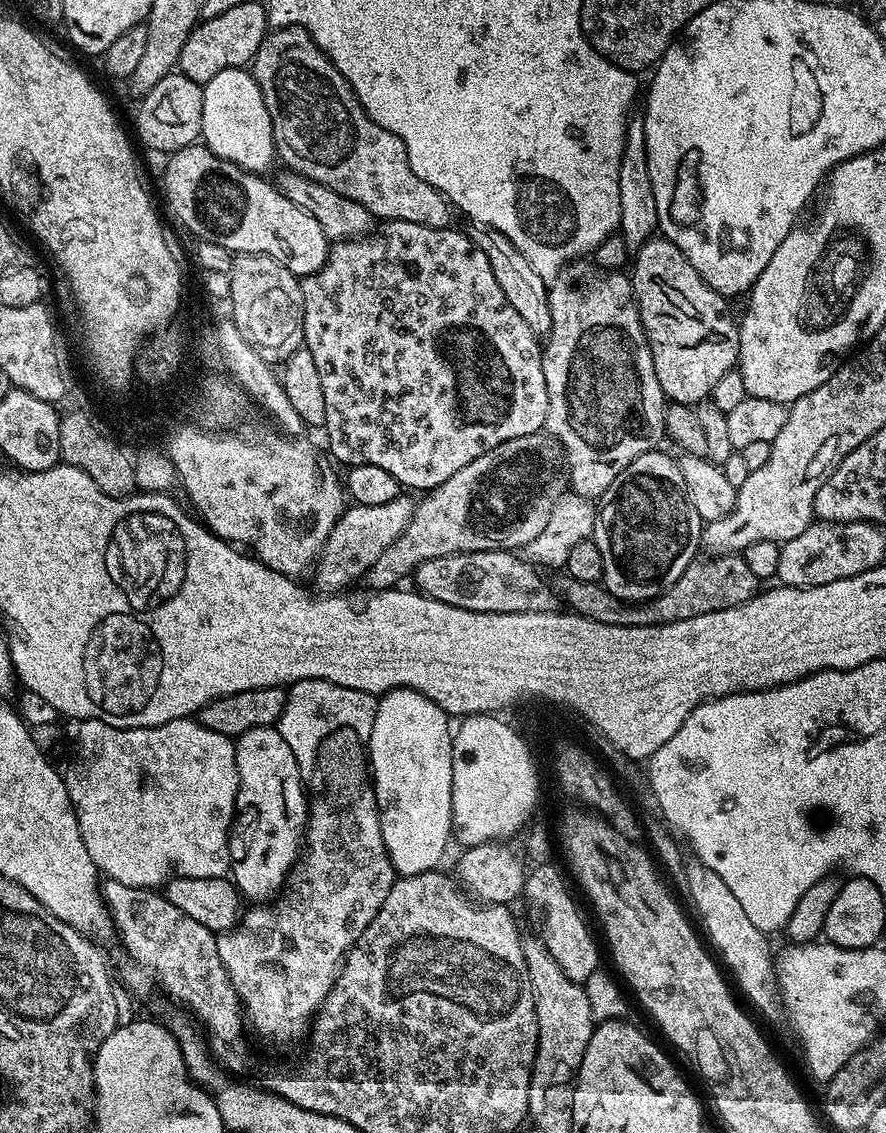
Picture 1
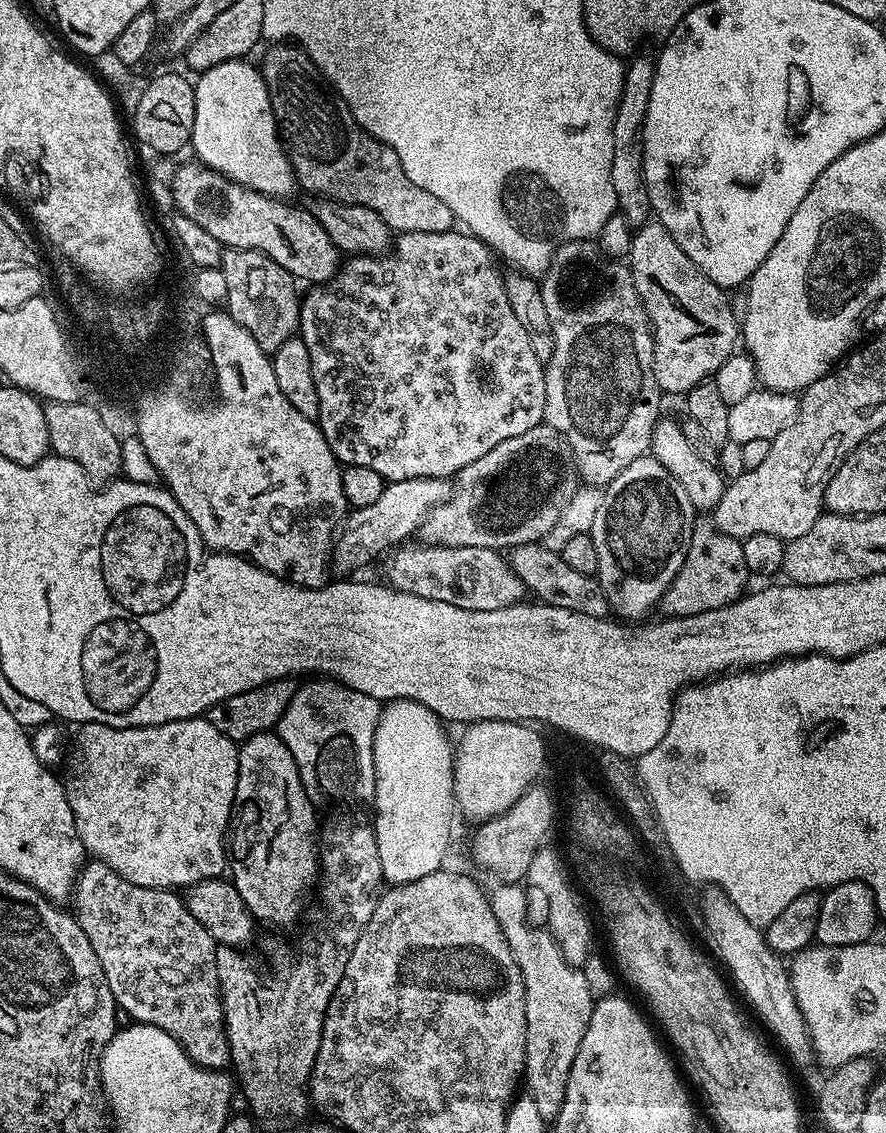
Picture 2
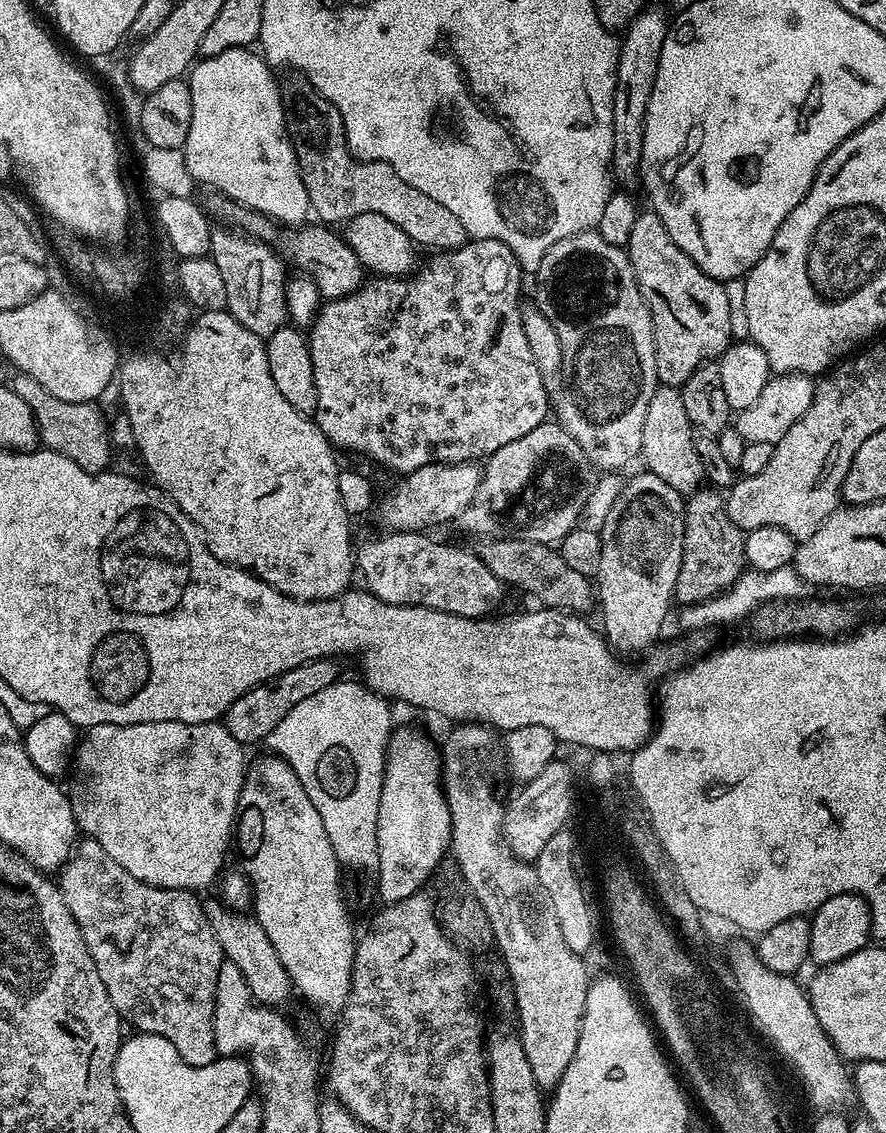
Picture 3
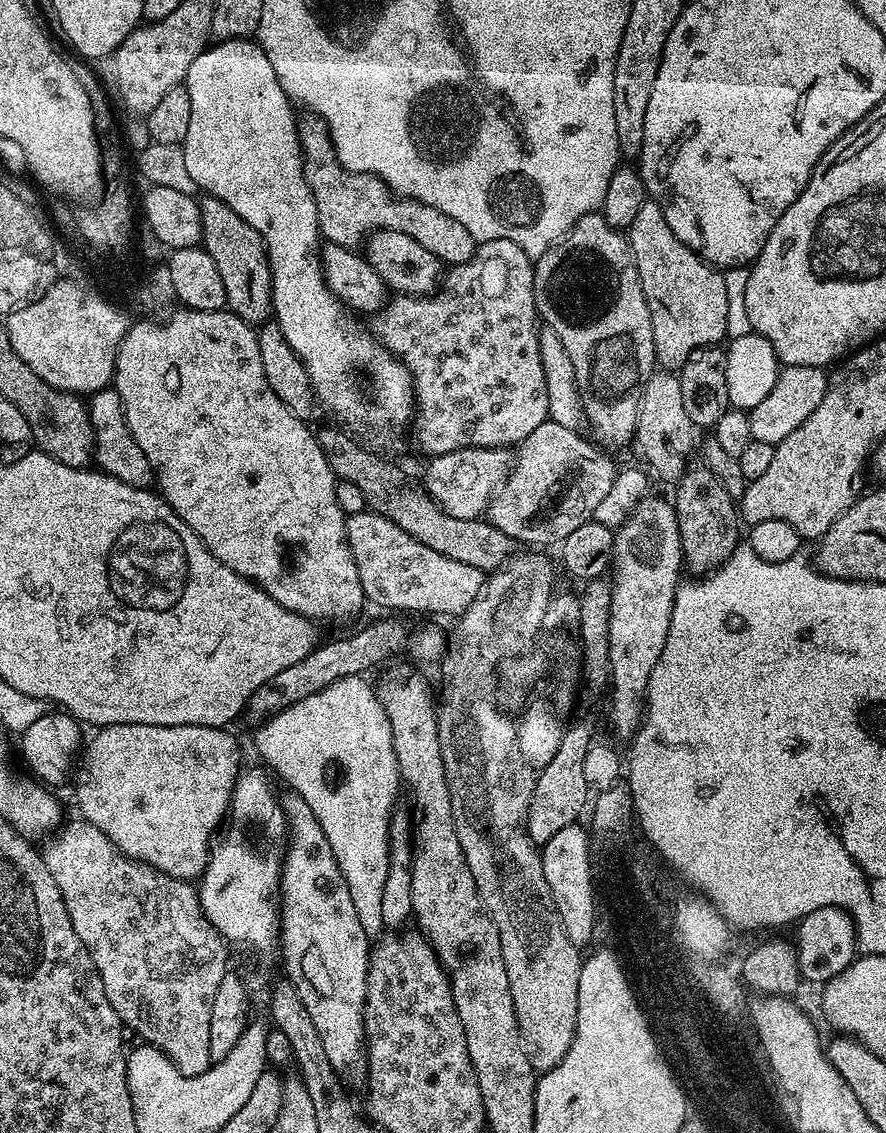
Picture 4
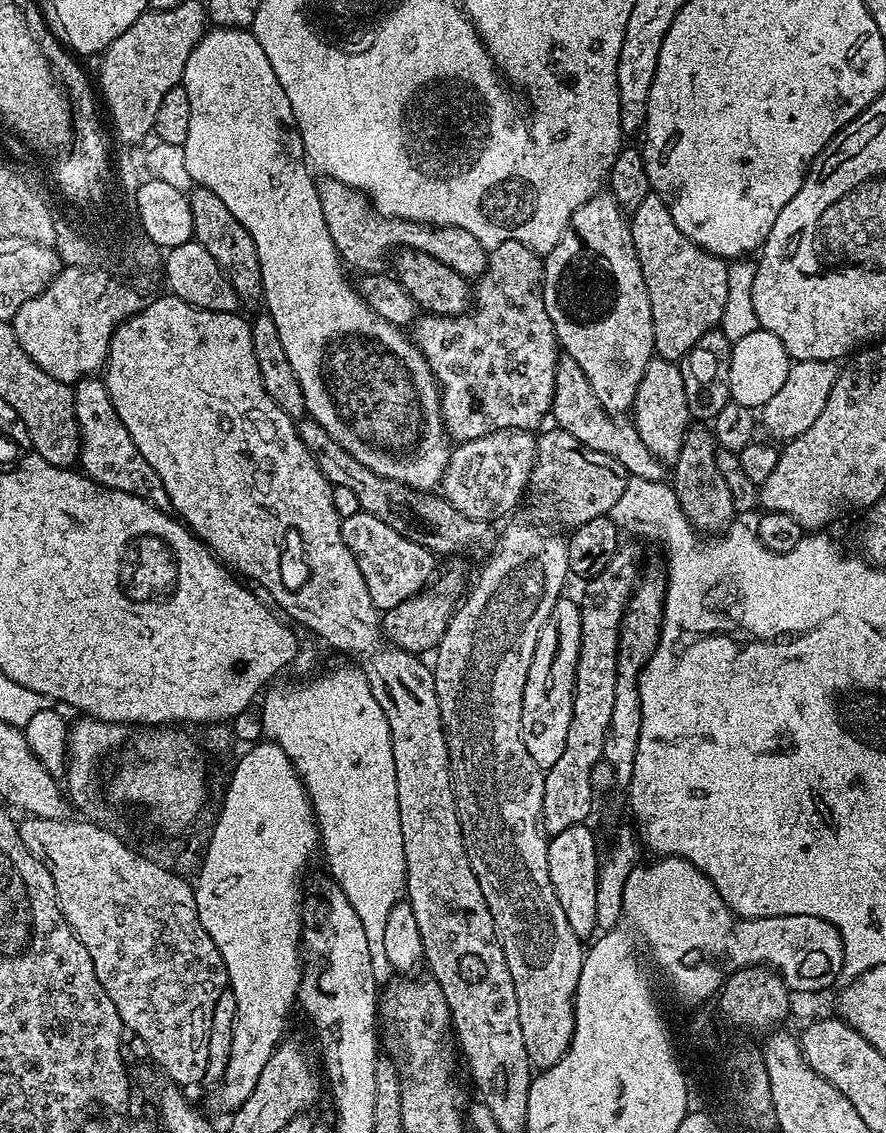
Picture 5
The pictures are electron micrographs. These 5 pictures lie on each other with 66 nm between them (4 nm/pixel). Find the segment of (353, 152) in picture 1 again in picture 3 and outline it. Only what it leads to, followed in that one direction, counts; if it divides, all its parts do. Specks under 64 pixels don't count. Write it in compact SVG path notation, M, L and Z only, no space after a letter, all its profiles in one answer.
M292 74L288 81L283 81L280 89L280 101L284 104L284 123L288 125L288 136L292 140L292 145L296 151L296 161L300 167L302 174L302 182L308 191L308 203L314 216L317 216L319 223L324 226L343 226L352 220L358 214L382 214L382 218L390 218L390 222L394 222L394 226L400 229L412 239L413 244L432 248L428 250L447 250L450 248L460 248L469 239L468 232L462 226L462 222L458 218L458 214L450 214L450 210L446 210L446 206L442 206L442 202L434 202L434 198L430 198L426 194L422 194L422 190L418 190L414 186L407 184L402 178L398 178L398 174L386 162L381 160L357 160L351 152L348 151L348 139L344 133L344 123L342 116L335 106L328 101L322 94L318 94L315 88L299 74Z

